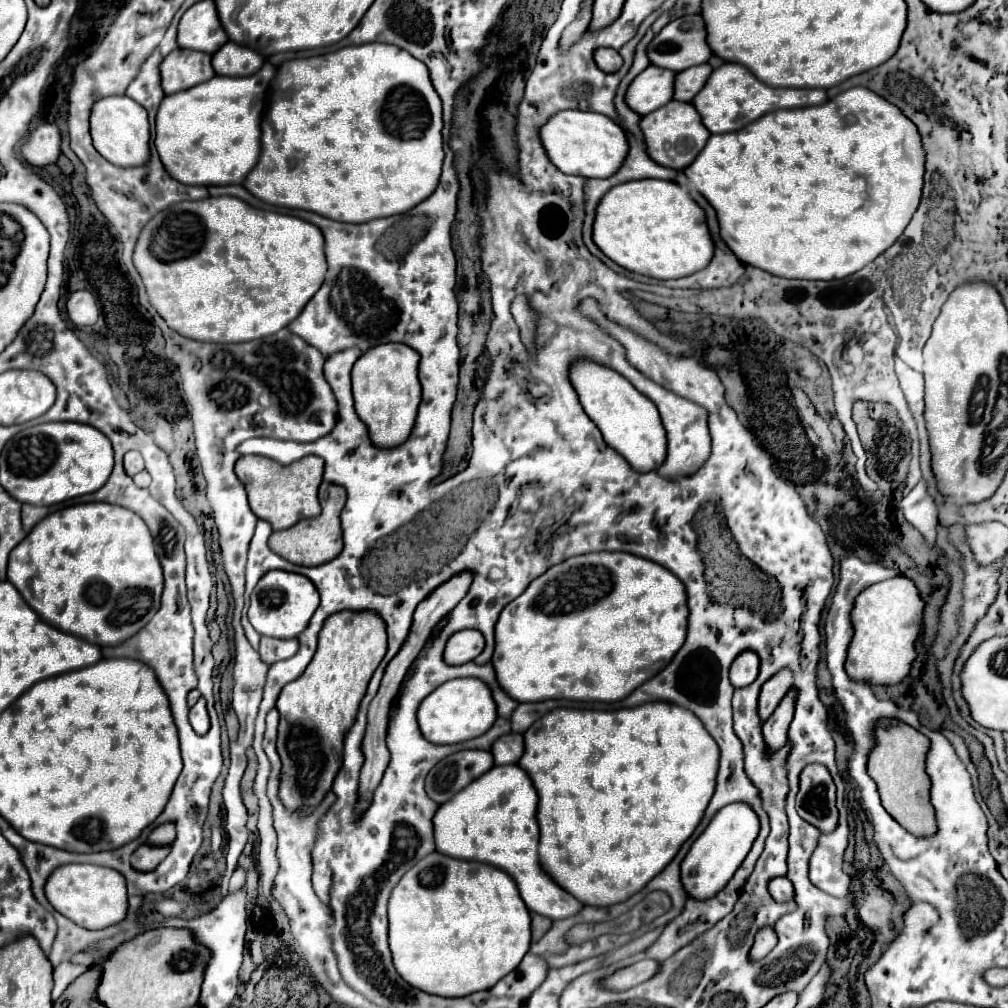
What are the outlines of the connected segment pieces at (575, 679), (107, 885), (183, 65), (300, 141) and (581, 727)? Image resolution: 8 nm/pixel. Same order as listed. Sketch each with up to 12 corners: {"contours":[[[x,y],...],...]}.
{"contours":[[[570,557],[500,613],[518,703],[614,703],[682,647],[686,591]],[[62,865],[50,905],[84,929],[128,913],[126,879],[100,865]],[[174,49],[160,63],[166,95],[216,73],[210,55]],[[386,43],[284,61],[242,187],[346,223],[438,185],[442,103]],[[674,703],[524,733],[538,859],[582,905],[698,827],[720,749]]]}

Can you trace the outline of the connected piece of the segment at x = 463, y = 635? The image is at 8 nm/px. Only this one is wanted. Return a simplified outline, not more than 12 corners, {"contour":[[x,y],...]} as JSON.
{"contour":[[476,629],[454,633],[444,663],[462,665],[478,657],[484,637]]}

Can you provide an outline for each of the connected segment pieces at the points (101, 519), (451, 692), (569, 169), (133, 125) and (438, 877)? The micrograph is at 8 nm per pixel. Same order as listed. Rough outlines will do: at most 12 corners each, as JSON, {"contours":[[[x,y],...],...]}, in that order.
{"contours":[[[110,503],[44,517],[8,581],[102,647],[158,611],[146,523]],[[452,679],[420,703],[424,739],[452,745],[496,721],[486,683]],[[558,111],[538,135],[566,175],[610,177],[628,153],[614,119]],[[126,95],[94,103],[96,151],[118,167],[150,157],[148,115]],[[430,853],[388,899],[406,983],[494,987],[530,913],[492,865]]]}

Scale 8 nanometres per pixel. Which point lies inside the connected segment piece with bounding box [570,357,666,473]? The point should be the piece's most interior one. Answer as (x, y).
(630, 423)

